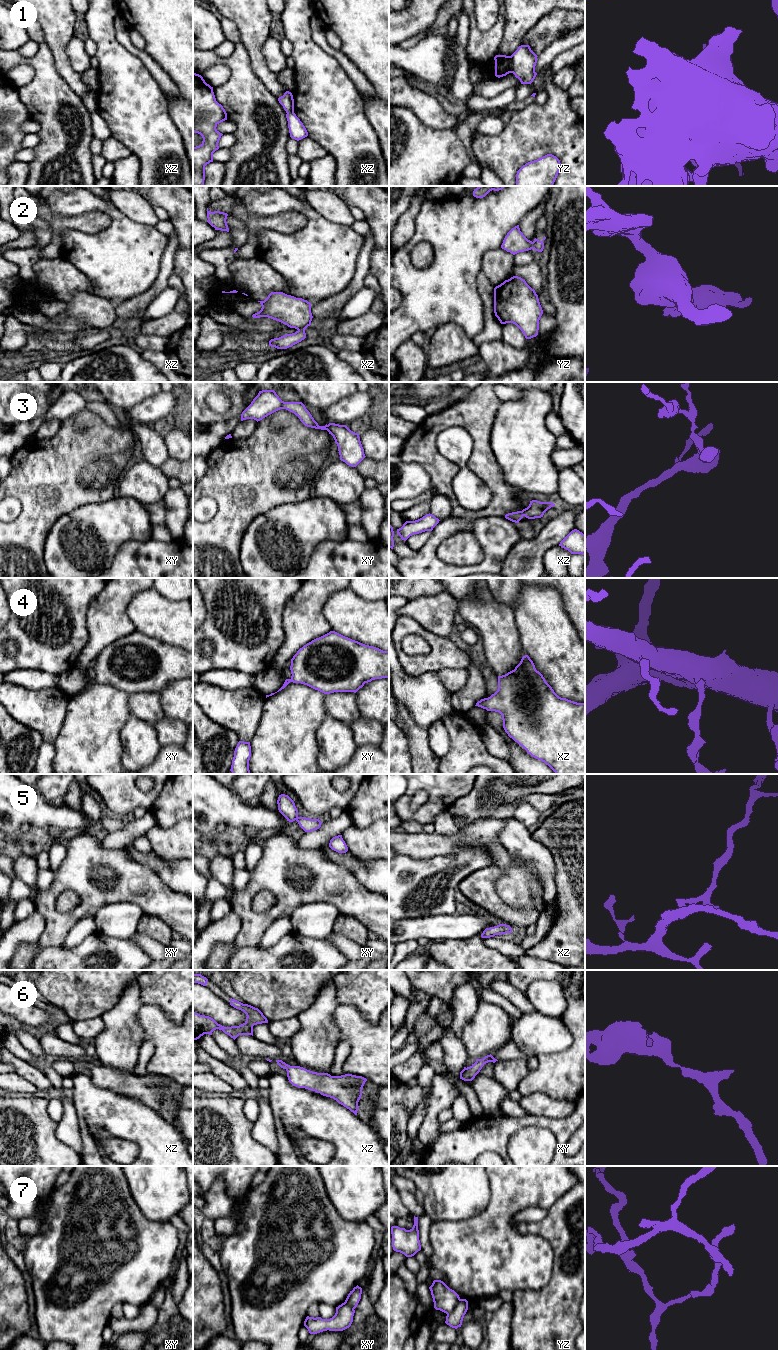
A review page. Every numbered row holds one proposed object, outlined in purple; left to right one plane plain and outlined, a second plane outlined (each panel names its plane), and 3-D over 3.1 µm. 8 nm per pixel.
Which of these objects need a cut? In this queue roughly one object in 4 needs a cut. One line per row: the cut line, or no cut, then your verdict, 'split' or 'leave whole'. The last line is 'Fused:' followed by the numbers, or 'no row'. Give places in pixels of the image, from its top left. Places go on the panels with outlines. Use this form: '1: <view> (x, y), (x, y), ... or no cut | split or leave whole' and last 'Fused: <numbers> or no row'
1: yz (509, 56), (511, 72) | split
2: xz (298, 329), (304, 330) | split
3: no cut | leave whole
4: no cut | leave whole
5: no cut | leave whole
6: no cut | leave whole
7: yz (460, 1299), (457, 1305), (447, 1314) | split
Fused: 1, 2, 7

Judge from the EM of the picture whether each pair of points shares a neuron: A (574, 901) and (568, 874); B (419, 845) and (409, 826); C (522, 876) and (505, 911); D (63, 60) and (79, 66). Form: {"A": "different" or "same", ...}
{"A": "same", "B": "different", "C": "different", "D": "different"}

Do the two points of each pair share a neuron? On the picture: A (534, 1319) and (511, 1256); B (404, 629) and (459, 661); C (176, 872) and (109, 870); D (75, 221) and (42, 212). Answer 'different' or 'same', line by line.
A: different
B: same
C: different
D: same

